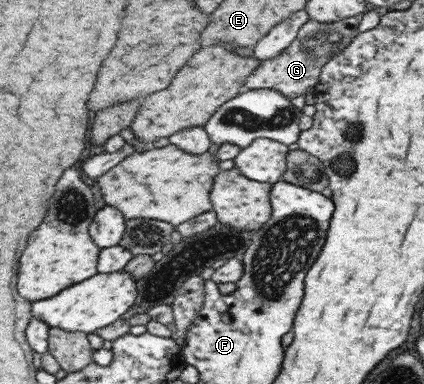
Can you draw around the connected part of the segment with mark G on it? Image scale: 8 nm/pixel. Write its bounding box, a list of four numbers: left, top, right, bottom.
[243,16,361,100]

